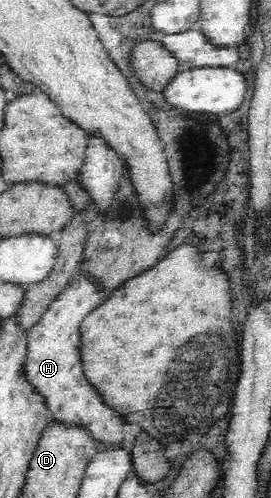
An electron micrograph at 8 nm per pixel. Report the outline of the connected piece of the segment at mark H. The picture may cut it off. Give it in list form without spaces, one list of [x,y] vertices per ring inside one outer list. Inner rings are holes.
[[[78,272],[53,299],[40,321],[29,328],[29,351],[24,367],[27,380],[43,395],[52,419],[84,425],[95,437],[96,443],[119,446],[124,443],[124,416],[107,405],[100,391],[87,380],[81,352],[81,325],[91,310],[107,301],[108,294],[102,283],[90,273]]]

